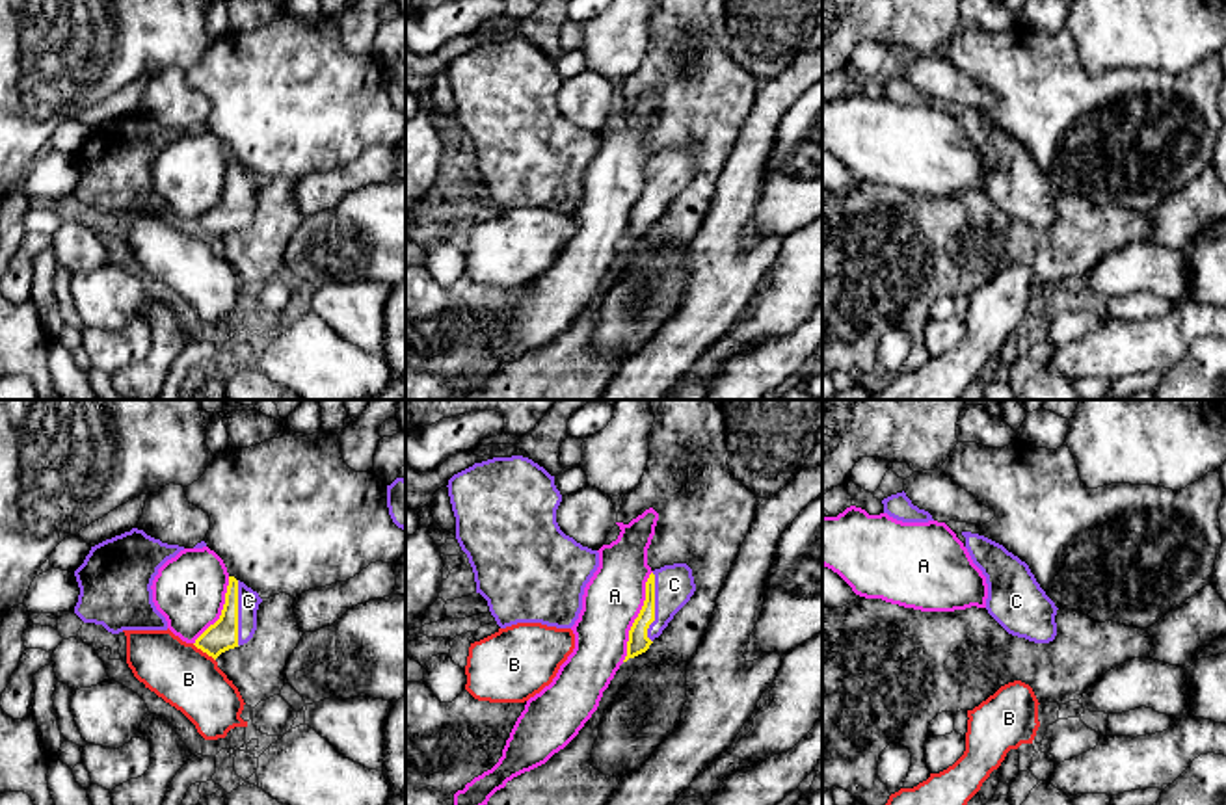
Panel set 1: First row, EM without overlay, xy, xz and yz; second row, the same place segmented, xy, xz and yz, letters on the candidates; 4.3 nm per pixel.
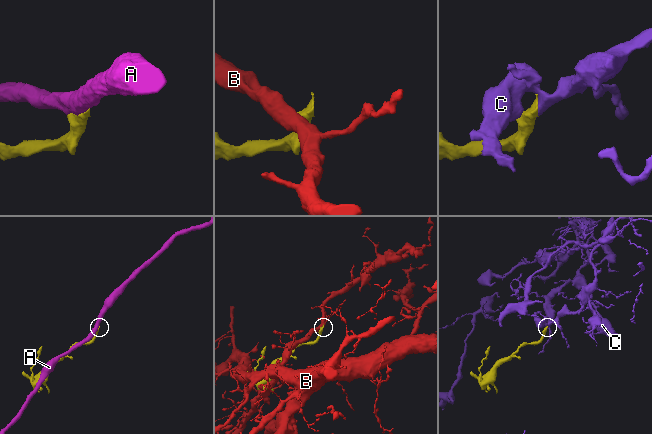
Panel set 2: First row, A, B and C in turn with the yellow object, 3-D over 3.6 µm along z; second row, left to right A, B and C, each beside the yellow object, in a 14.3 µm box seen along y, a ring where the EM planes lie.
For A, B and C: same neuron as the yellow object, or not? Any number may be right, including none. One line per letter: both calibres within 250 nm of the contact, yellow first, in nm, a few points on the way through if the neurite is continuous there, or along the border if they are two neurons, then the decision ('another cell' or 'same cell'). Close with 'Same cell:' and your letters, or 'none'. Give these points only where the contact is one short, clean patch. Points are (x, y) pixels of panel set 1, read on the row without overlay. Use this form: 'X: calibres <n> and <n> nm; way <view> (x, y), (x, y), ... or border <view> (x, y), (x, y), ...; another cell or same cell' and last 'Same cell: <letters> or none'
A: calibres 90 and 260 nm; another cell
B: calibres 130 and 280 nm; another cell
C: calibres 90 and 180 nm; same cell
Same cell: C

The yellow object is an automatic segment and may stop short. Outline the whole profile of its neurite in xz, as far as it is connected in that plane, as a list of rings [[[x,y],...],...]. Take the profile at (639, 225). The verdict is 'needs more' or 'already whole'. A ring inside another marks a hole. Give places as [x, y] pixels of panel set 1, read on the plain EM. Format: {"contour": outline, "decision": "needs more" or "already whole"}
{"contour": [[[686,147],[655,152],[646,165],[644,190],[629,214],[623,245],[646,236],[673,199],[690,184],[694,175],[692,152]]], "decision": "needs more"}

